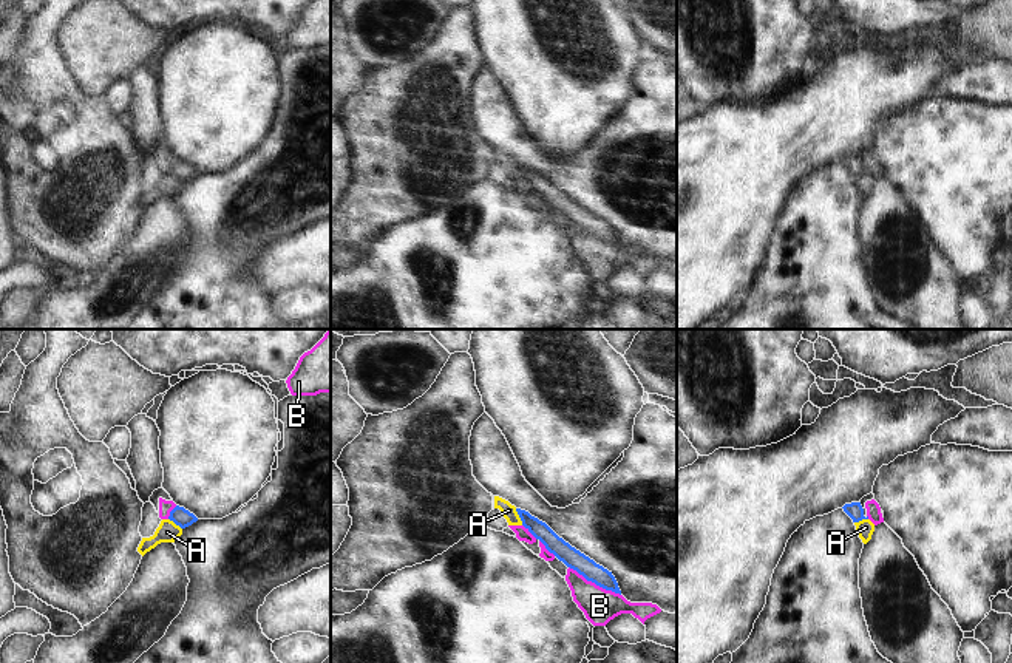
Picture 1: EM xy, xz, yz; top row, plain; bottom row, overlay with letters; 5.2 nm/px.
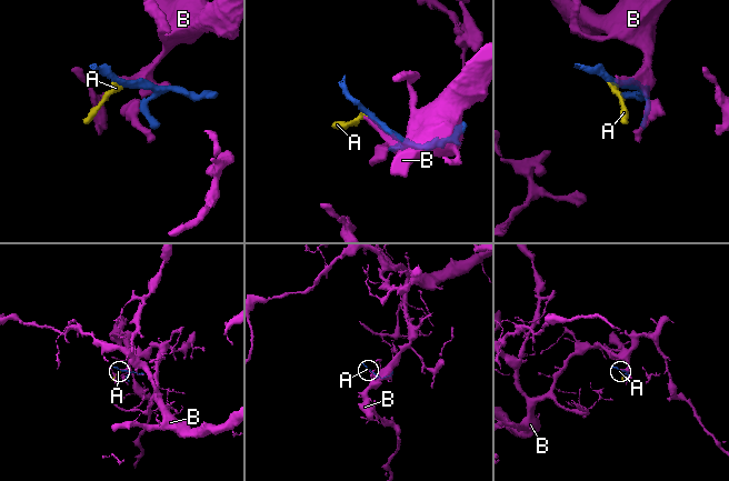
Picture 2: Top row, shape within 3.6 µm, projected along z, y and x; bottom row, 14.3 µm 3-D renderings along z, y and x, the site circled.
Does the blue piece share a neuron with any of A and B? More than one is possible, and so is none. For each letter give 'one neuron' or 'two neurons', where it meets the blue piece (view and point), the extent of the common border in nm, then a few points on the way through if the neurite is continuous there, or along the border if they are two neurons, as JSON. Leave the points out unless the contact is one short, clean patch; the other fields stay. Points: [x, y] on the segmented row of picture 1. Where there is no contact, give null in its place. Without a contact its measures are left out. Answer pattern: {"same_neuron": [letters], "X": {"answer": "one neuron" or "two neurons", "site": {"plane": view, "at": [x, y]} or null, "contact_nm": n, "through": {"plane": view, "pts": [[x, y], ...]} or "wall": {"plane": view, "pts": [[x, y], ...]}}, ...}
{"same_neuron": [], "A": {"answer": "two neurons", "site": {"plane": "xz", "at": [519, 516]}, "contact_nm": 100, "wall": {"plane": "xz", "pts": [[515, 509], [522, 524]]}}, "B": {"answer": "two neurons", "site": {"plane": "xz", "at": [595, 583]}, "contact_nm": 320}}

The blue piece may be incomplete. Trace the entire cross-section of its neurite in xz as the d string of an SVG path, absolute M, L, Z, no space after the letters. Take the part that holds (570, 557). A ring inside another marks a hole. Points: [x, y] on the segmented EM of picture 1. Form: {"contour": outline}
{"contour": "M516 508L516 512L522 521L522 525L567 567L576 570L587 581L592 581L606 590L612 590L621 595L621 590L612 572L572 547L569 542L559 538L545 522L531 516L528 512L521 508Z"}

